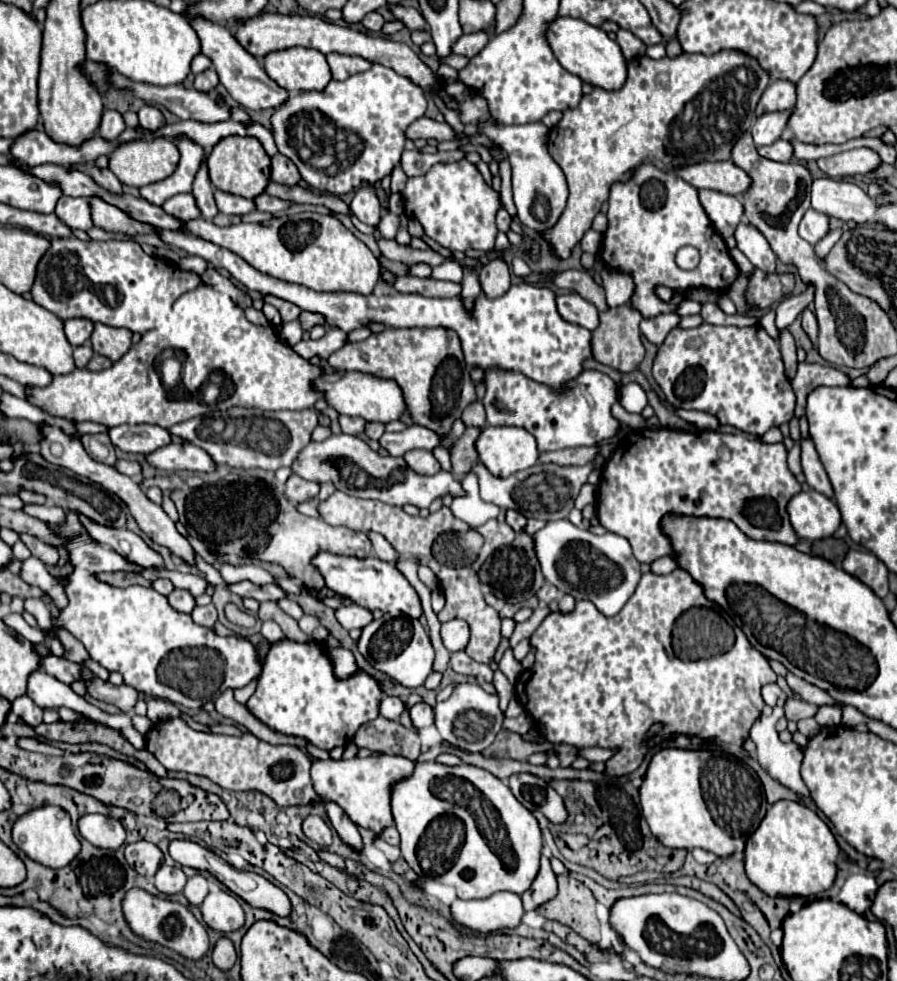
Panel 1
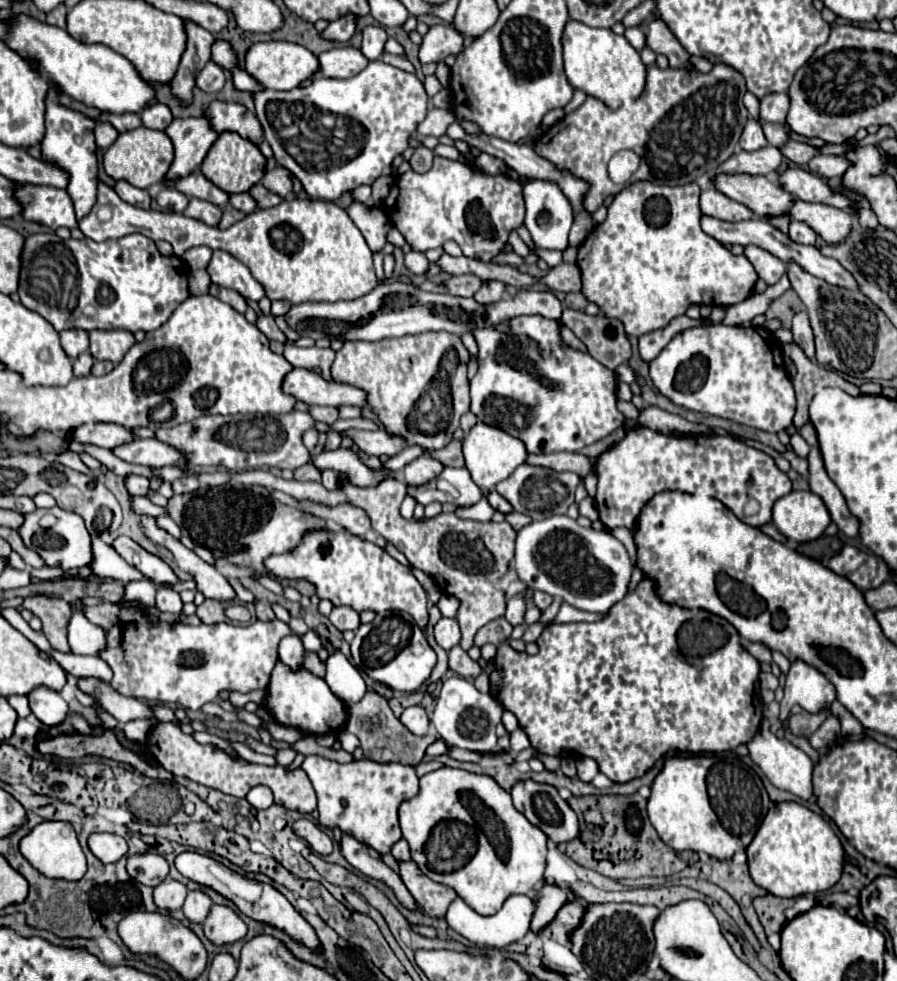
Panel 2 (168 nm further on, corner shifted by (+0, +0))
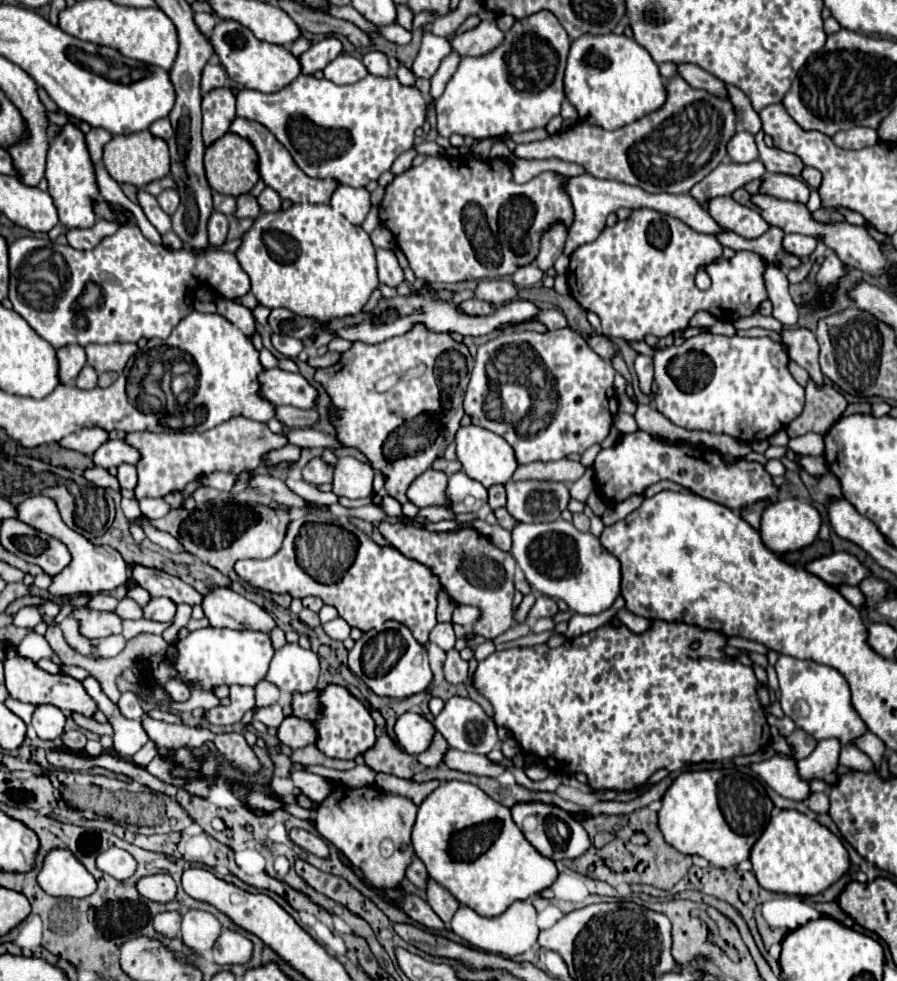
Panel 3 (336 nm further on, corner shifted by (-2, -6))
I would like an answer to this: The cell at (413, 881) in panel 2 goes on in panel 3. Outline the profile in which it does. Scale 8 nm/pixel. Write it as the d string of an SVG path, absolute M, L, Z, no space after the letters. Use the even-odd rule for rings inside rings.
M428 880L426 896L428 896L428 904L432 906L432 910L448 924L458 908L458 900L446 888L436 884L434 880Z

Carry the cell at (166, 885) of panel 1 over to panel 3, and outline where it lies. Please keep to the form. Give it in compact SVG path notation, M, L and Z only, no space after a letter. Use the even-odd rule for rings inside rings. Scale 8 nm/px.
M162 912L154 918L154 928L158 934L166 938L178 938L180 936L180 920L182 916L178 912Z

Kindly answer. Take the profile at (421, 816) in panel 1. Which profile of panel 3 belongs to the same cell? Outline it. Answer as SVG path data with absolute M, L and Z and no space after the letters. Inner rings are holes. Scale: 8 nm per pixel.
M442 782L422 802L412 830L412 844L432 880L444 886L460 904L488 918L502 914L516 900L540 894L558 878L554 862L540 856L516 828L510 808L468 782Z

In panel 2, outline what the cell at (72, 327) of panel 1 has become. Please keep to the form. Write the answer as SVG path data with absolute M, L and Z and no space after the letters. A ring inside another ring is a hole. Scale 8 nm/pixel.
M62 330L60 342L64 352L74 360L78 354L88 350L88 332L86 330Z

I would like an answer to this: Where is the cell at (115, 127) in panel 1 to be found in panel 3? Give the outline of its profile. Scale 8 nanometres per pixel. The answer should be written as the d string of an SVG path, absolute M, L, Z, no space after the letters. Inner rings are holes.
M92 128L88 134L86 134L86 144L88 144L88 152L92 156L92 162L100 162L102 160L102 148L104 144L112 138L110 132L102 130L102 128Z

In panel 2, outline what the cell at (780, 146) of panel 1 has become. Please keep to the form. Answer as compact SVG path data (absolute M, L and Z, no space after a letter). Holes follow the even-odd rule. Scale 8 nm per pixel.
M766 146L754 152L746 152L742 150L738 156L734 154L732 158L728 158L716 172L738 172L738 174L772 174L776 172L776 168L782 164L782 152L776 146Z

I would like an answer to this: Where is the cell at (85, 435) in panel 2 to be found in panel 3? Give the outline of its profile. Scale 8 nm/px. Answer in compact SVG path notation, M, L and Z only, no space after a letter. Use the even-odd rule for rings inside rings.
M84 428L74 432L72 436L64 436L64 440L60 440L60 446L92 456L96 448L102 446L106 440L108 440L108 432L104 432L102 428Z

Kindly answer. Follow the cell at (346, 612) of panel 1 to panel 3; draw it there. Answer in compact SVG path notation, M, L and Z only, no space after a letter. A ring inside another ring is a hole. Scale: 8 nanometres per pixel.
M336 618L336 620L332 620L332 622L326 622L326 624L322 624L322 628L324 628L324 632L326 632L332 640L346 640L346 638L350 636L350 626L348 626L346 620L342 620L342 618Z

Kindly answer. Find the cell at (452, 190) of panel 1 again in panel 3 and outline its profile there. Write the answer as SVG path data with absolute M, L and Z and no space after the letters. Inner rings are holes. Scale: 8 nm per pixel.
M428 156L420 166L412 166L394 176L386 186L378 212L380 222L394 234L394 240L408 258L416 278L428 284L502 278L536 260L540 236L552 228L556 220L564 222L566 228L572 226L574 212L568 192L564 192L564 180L570 178L558 172L542 172L532 180L518 184L514 182L512 168L504 158L478 160L476 156Z

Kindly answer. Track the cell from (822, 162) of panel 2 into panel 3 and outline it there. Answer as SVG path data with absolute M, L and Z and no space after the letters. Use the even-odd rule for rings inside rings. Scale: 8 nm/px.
M804 168L802 170L802 180L810 186L810 188L818 188L822 182L822 174L816 168Z

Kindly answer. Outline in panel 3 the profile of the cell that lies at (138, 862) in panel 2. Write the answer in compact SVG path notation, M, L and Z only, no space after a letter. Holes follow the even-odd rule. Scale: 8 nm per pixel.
M168 874L140 878L136 888L144 898L148 898L152 902L166 904L166 902L172 902L176 898L176 882Z

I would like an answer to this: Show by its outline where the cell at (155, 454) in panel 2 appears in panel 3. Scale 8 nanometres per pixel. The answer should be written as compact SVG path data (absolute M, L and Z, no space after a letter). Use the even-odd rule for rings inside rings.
M108 440L94 452L92 460L96 466L102 466L102 468L118 466L122 462L136 464L138 462L138 450L128 446L124 440Z

